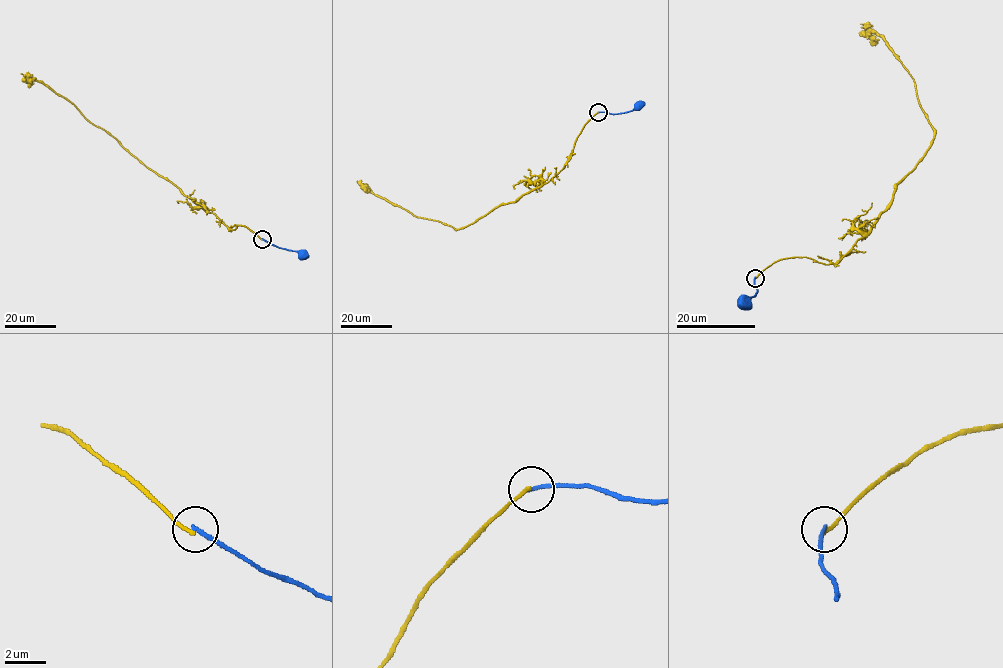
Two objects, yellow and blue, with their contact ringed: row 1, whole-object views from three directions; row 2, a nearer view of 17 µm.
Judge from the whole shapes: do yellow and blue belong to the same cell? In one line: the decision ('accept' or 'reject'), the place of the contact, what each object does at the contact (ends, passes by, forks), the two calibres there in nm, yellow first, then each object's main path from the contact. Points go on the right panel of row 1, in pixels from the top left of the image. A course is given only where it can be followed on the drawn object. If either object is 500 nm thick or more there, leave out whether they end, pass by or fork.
reject | (755, 278) | yellow ends | blue ends | 180/200 nm | yellow via (755, 278), (784, 258), (837, 262), (869, 232), (931, 144), (934, 129), (914, 79), (884, 40), (860, 24) | blue via (755, 278), (757, 292), (752, 297), (745, 297), (744, 303)

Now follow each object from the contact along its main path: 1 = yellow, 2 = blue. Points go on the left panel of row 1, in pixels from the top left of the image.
1: (262, 239), (245, 226), (228, 228), (214, 214), (195, 203), (89, 122), (73, 104), (21, 73)
2: (262, 239), (283, 248), (303, 251), (303, 255)

